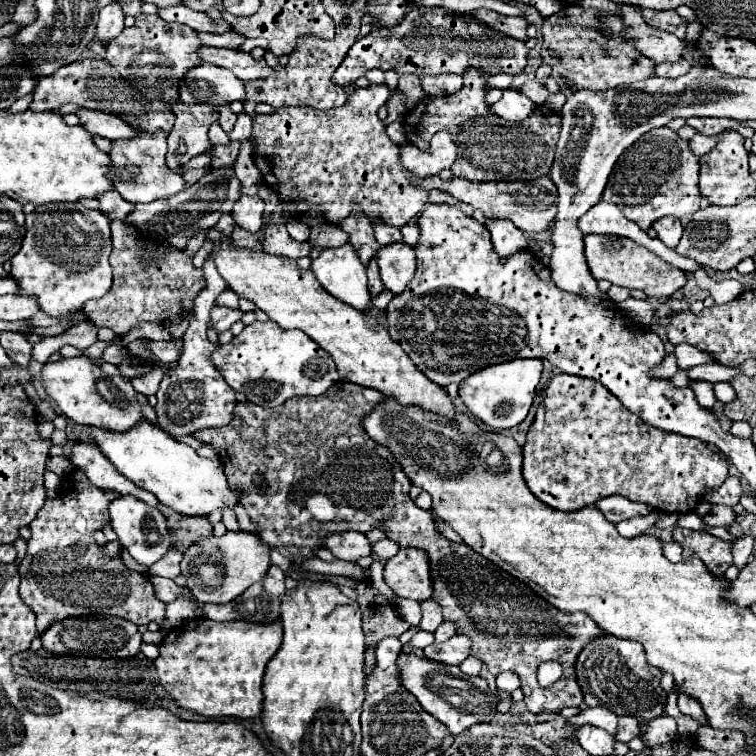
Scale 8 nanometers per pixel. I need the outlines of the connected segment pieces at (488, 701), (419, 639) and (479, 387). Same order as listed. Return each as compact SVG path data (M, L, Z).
M403 653L399 657L399 665L401 665L403 687L417 697L417 701L427 713L431 713L443 725L447 725L451 735L459 735L461 731L469 729L475 723L489 723L491 717L495 715L499 697L497 693L489 689L485 679L465 675L459 667L449 667L449 665L441 665L435 661L427 661L425 657L419 659L409 653Z
M417 631L413 637L411 637L411 641L409 641L413 647L419 647L419 649L425 649L427 645L431 645L433 643L433 633L427 633L427 631Z
M513 359L499 365L489 365L481 371L475 371L459 385L459 397L465 407L481 419L485 425L495 429L509 429L519 425L533 403L535 389L541 377L541 359Z

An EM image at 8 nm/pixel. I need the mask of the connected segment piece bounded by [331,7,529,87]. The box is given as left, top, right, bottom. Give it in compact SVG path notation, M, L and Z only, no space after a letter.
M425 7L409 11L407 17L391 29L373 29L361 37L347 53L345 61L333 73L333 85L347 87L355 85L367 69L393 69L397 73L415 73L419 79L427 75L457 73L463 75L467 69L483 69L487 75L509 73L521 75L525 69L529 49L523 41L517 41L493 27L477 21L475 17L447 13L441 7Z

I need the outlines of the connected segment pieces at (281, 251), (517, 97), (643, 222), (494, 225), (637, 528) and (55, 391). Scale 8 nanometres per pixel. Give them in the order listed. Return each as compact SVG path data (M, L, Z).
M273 223L271 227L265 229L261 237L263 237L261 239L263 251L271 255L285 255L291 259L299 259L299 257L307 257L311 251L309 243L299 243L289 237L285 223Z
M513 89L503 91L503 97L491 105L491 111L497 117L503 117L507 121L521 121L521 119L529 117L533 109L535 109L535 103L531 103L525 95L521 95L519 91L513 91Z
M667 127L651 129L639 137L639 141L635 141L619 157L613 171L615 173L609 177L603 199L615 201L623 215L635 221L643 231L649 231L649 227L665 215L691 217L699 209L699 157L691 153L689 141L683 141L675 131Z
M485 221L485 227L491 233L491 243L499 257L509 257L511 253L519 253L519 249L527 249L527 239L523 231L519 231L511 221Z
M653 511L647 517L635 517L635 519L621 521L621 523L617 523L617 531L621 537L635 537L635 535L647 533L653 527L653 523L659 519L659 515L661 515L659 511Z
M83 355L43 365L41 379L49 397L59 405L61 413L75 423L111 431L127 431L135 423L145 419L141 413L141 405L135 399L137 391L133 389L131 381L123 379L121 375L105 375L101 367L93 365Z

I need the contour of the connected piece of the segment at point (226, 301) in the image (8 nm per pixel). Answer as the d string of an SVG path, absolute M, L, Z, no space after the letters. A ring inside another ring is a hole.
M225 289L225 291L217 297L215 305L225 305L225 307L231 307L231 309L237 309L237 301L239 301L239 297L237 297L231 289Z

